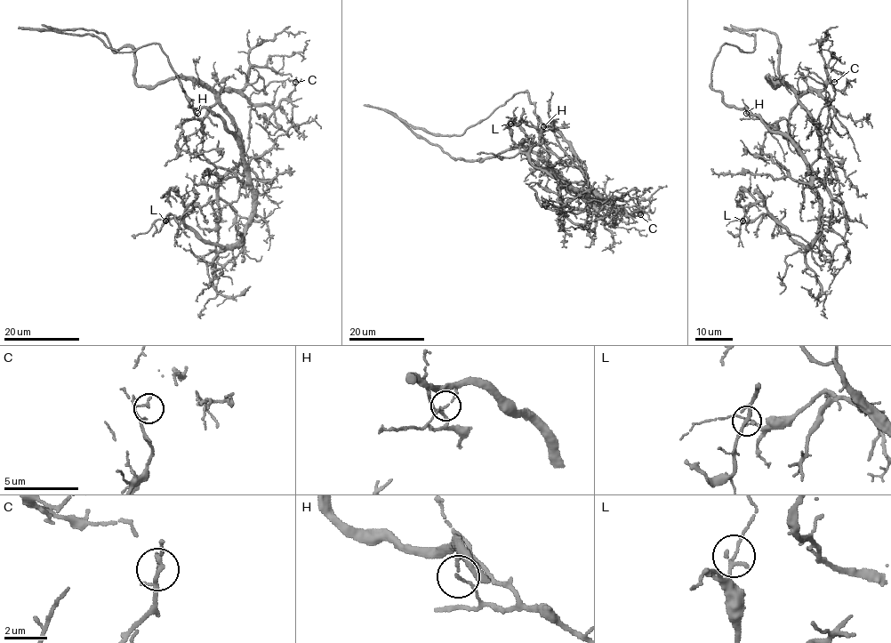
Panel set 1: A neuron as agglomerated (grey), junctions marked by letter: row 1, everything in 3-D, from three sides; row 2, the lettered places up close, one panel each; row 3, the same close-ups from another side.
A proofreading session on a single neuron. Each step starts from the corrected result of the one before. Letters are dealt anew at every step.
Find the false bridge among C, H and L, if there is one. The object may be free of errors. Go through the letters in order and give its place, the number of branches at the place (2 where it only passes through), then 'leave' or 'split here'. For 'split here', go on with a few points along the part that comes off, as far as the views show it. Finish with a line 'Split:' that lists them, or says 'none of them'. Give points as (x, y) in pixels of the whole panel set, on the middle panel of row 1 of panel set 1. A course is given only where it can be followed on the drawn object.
C: place (640, 214); branches 2; leave
H: place (543, 126); branches 2; split here; course (542, 126), (573, 150), (598, 200), (534, 165), (538, 130), (525, 124)
L: place (510, 124); branches 2; leave
Split: H

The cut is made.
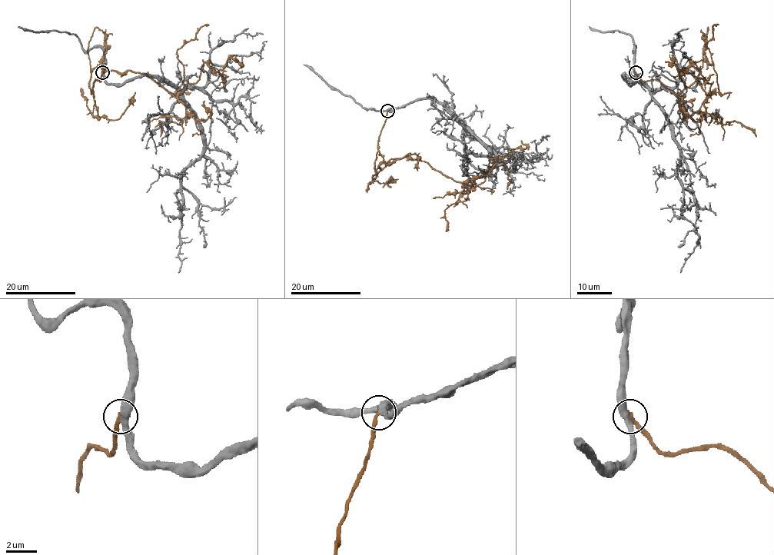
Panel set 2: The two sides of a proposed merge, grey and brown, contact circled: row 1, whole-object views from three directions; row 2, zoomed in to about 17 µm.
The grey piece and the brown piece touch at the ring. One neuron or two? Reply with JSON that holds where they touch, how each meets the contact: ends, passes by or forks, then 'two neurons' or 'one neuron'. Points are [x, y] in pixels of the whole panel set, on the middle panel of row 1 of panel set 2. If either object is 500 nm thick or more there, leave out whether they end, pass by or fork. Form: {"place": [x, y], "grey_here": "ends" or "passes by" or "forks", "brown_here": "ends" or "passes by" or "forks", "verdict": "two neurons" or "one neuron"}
{"place": [387, 111], "grey_here": "passes by", "brown_here": "ends", "verdict": "two neurons"}

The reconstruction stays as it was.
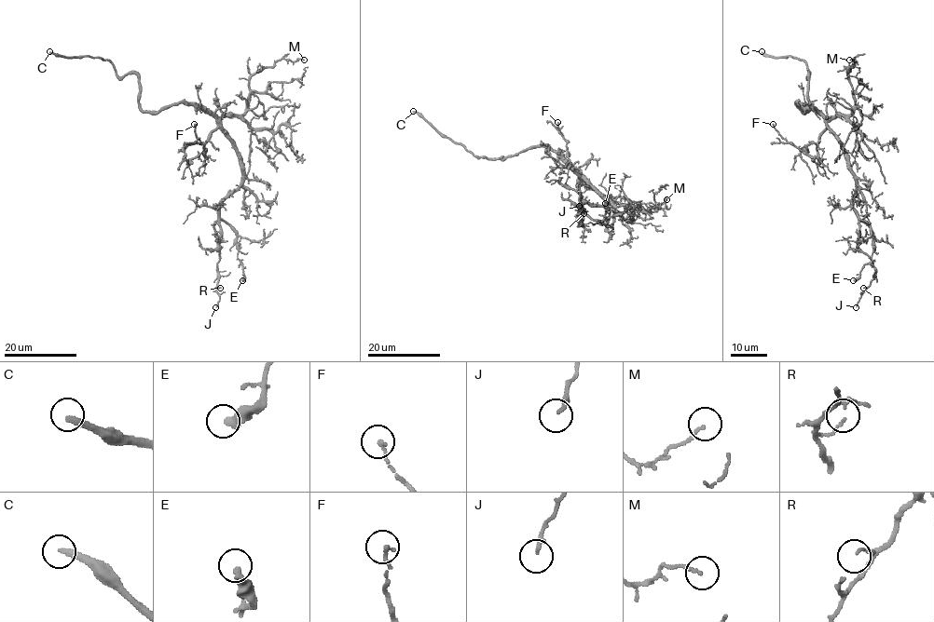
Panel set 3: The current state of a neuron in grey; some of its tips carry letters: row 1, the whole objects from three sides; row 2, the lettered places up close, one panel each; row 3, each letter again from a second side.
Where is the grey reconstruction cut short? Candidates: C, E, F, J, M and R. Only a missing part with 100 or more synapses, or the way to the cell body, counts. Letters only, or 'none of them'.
C

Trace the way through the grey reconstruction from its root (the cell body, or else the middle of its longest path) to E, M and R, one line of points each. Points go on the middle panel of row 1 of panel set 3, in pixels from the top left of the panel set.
E: (573, 170), (605, 200), (604, 205), (586, 202), (583, 205), (593, 219), (603, 221), (608, 209), (605, 203)
M: (573, 170), (611, 205), (616, 196), (624, 196), (638, 205), (652, 203), (659, 206), (666, 199)
R: (573, 170), (605, 200), (604, 205), (584, 203), (581, 224), (580, 217), (583, 213)

